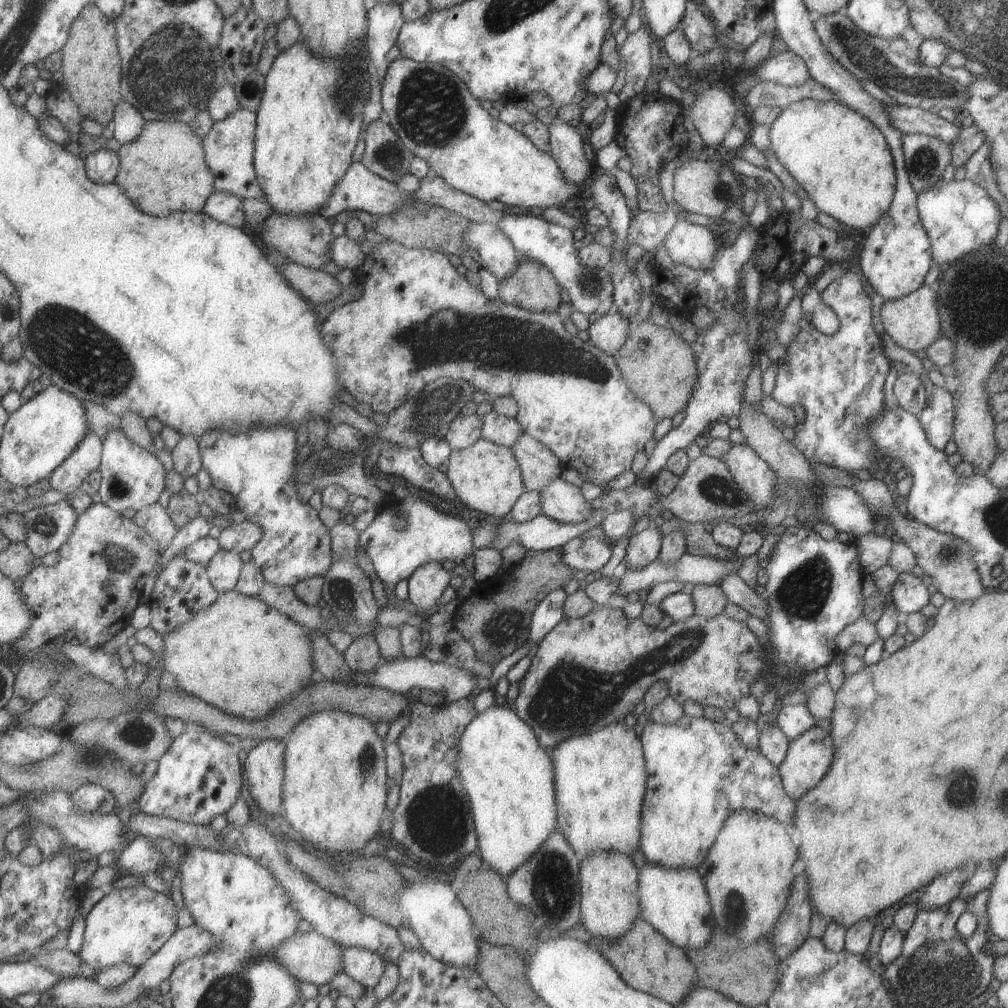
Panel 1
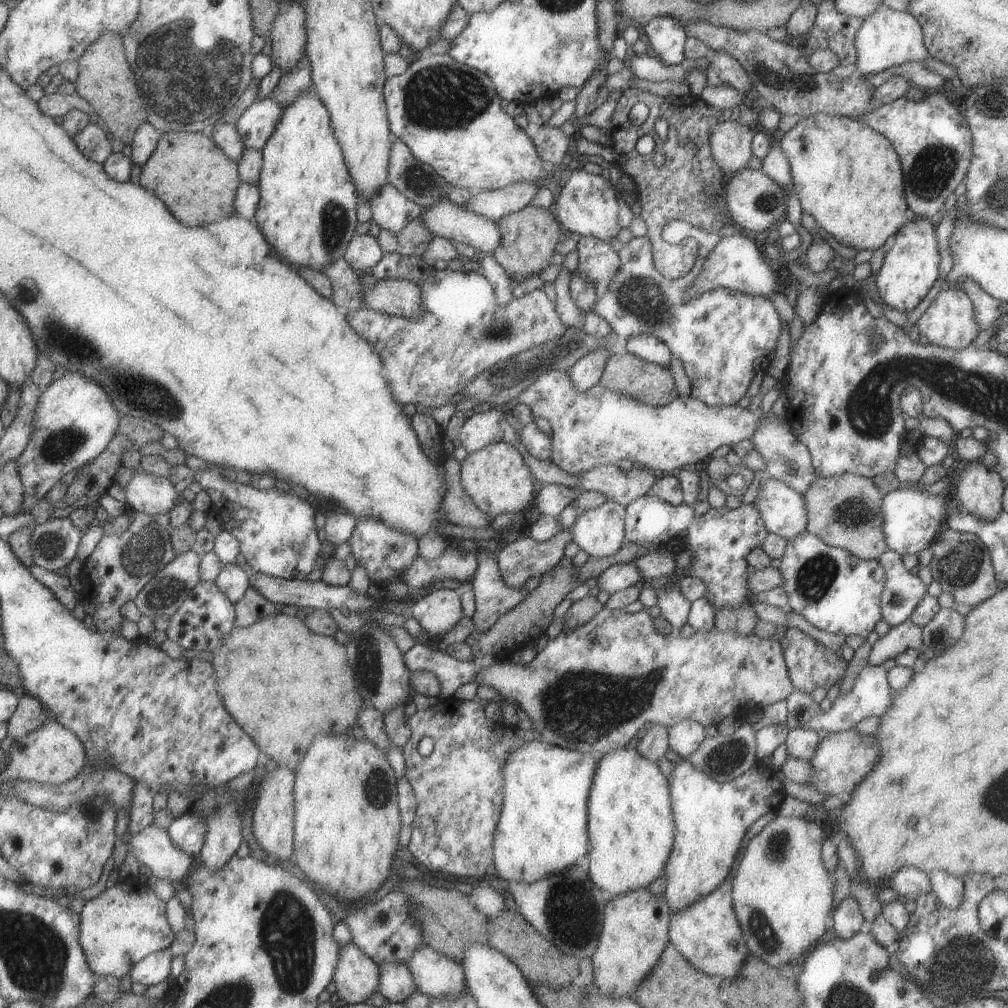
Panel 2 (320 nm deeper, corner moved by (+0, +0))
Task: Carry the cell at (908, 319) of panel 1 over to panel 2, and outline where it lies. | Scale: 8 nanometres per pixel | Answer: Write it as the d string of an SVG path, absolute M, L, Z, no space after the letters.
M950 287L939 291L929 307L917 320L919 334L938 347L961 350L969 346L982 328L976 323L974 308L963 289Z

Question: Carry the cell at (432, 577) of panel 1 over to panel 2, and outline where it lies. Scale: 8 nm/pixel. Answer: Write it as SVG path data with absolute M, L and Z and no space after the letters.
M439 589L428 593L410 606L408 616L419 623L429 638L441 640L464 616L459 591Z

